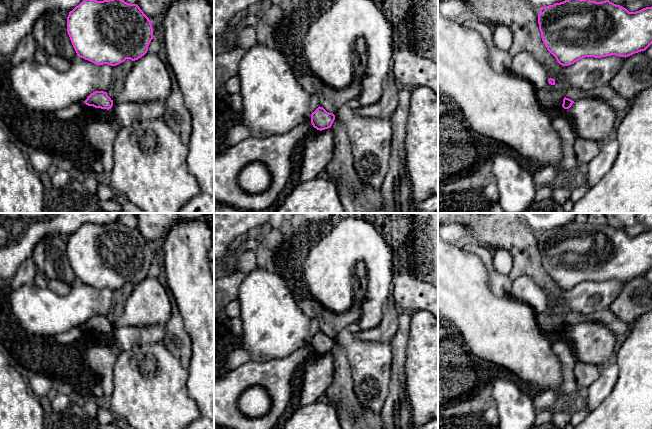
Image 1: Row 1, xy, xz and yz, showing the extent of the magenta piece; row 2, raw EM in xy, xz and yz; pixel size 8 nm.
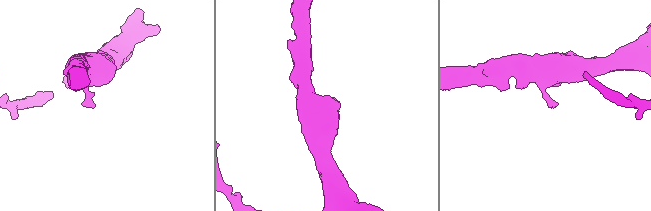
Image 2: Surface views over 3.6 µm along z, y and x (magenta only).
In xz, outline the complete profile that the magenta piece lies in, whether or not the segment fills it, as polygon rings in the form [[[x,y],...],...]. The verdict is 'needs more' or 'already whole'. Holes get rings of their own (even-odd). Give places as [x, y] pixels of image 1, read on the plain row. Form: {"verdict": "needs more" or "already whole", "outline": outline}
{"verdict": "already whole", "outline": [[[320,330],[311,338],[311,347],[313,351],[320,355],[331,352],[334,344],[335,339],[327,336]]]}

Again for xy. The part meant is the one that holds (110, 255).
{"verdict": "already whole", "outline": [[[120,222],[97,225],[85,223],[67,241],[67,256],[77,279],[96,289],[116,290],[126,283],[138,284],[153,263],[151,245],[137,228]]]}

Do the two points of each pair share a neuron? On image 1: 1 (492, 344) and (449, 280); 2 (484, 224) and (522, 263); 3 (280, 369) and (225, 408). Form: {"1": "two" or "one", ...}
{"1": "one", "2": "one", "3": "one"}

